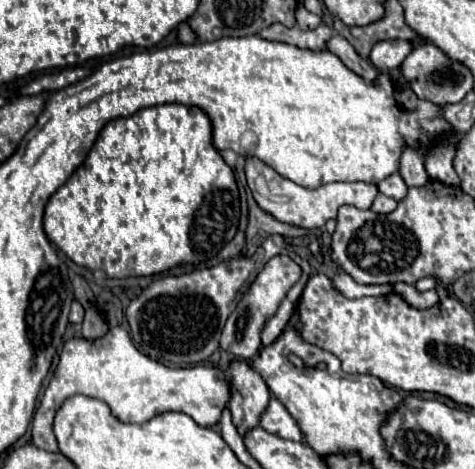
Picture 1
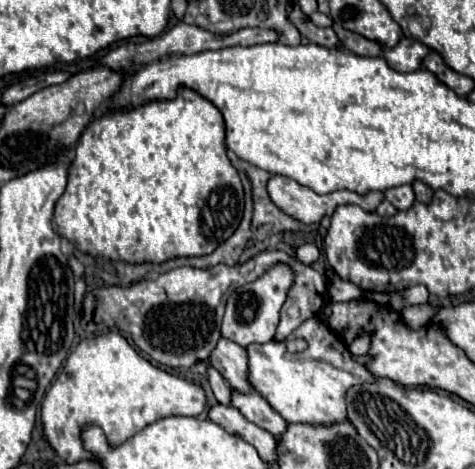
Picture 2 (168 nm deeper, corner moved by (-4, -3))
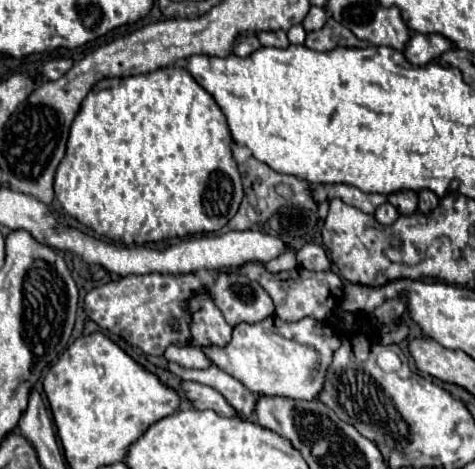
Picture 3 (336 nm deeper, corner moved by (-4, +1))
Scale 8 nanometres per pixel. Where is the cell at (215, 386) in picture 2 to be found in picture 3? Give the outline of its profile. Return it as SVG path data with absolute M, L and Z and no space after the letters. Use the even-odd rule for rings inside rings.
M171 344L165 350L165 358L169 362L177 362L183 368L207 368L207 366L211 366L207 356L203 356L203 352L195 346L173 346Z

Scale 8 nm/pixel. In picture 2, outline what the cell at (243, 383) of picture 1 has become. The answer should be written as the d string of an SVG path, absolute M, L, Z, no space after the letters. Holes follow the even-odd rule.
M219 340L213 352L213 368L227 380L229 388L239 394L253 394L253 386L249 384L249 362L247 350L239 348L239 344L231 344L231 340Z

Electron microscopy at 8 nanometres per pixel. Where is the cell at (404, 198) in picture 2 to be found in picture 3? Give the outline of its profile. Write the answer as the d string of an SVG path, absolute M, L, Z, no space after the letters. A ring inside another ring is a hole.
M395 192L387 196L387 202L391 202L399 214L411 216L417 210L417 194L415 192Z

